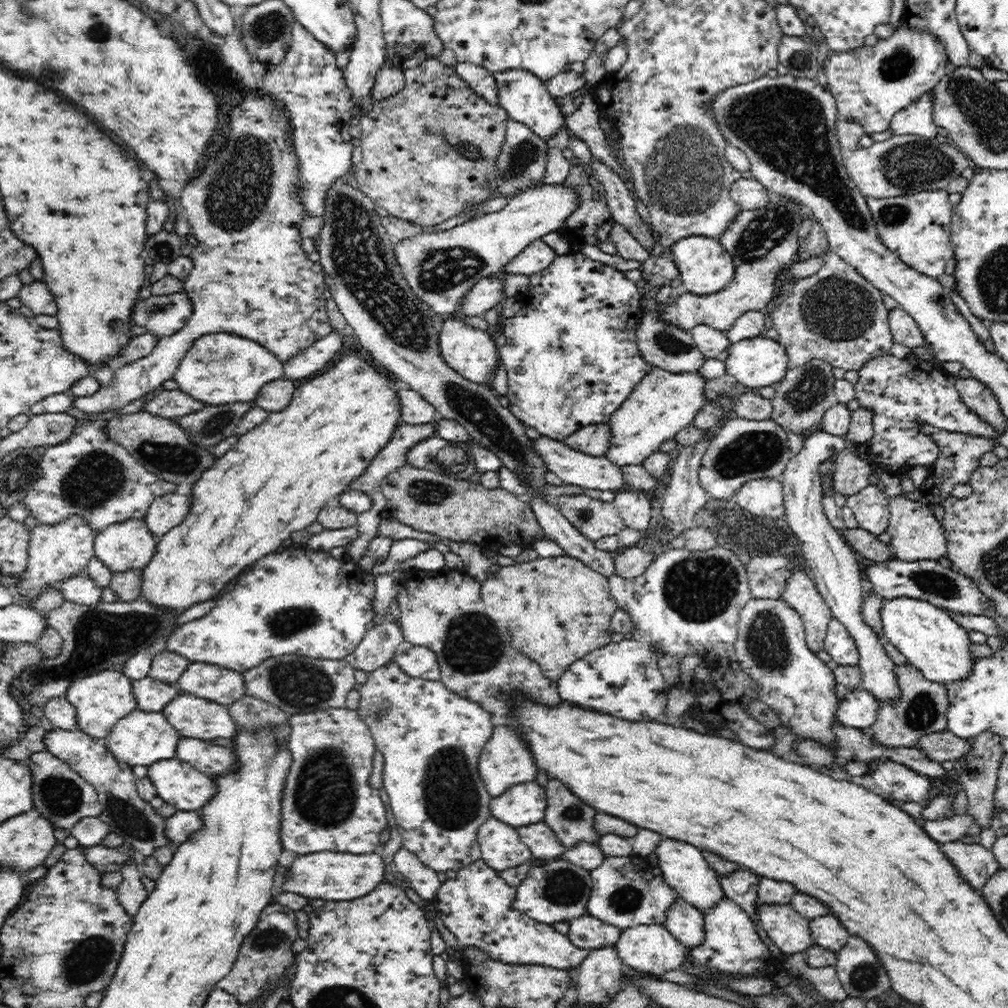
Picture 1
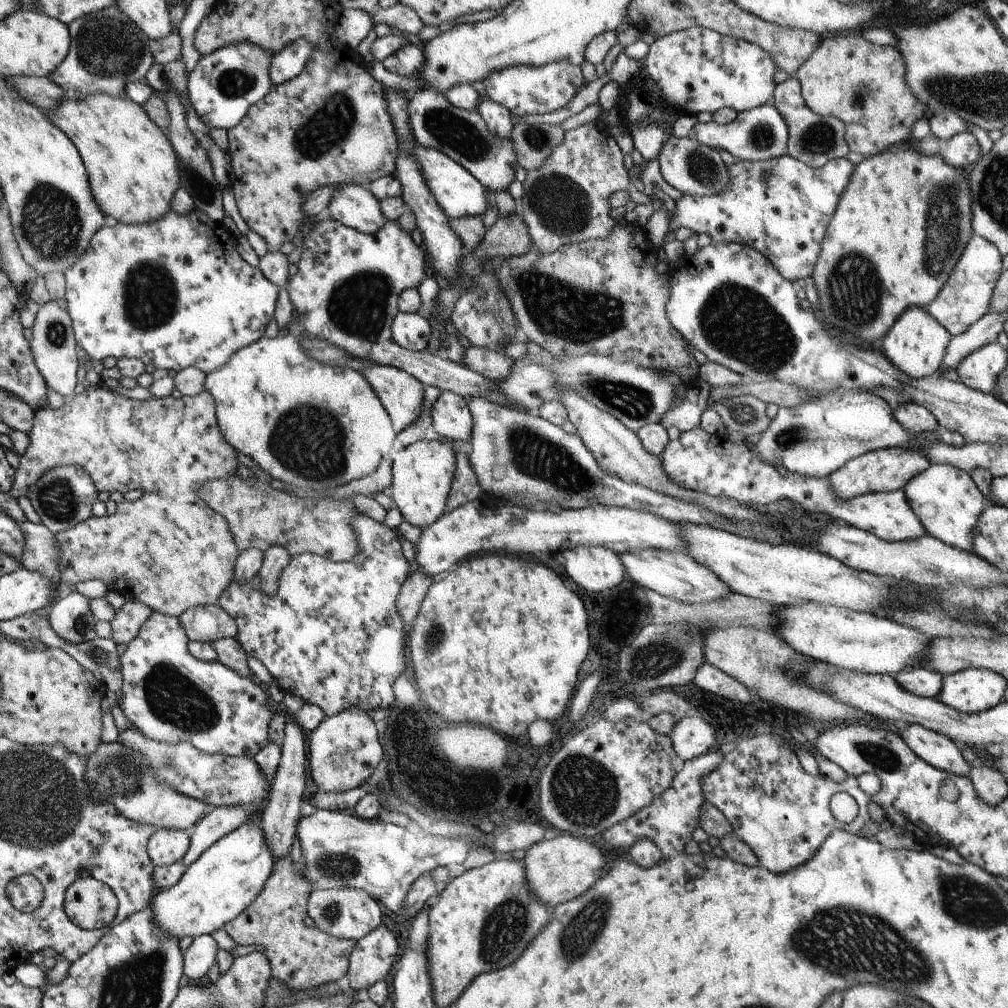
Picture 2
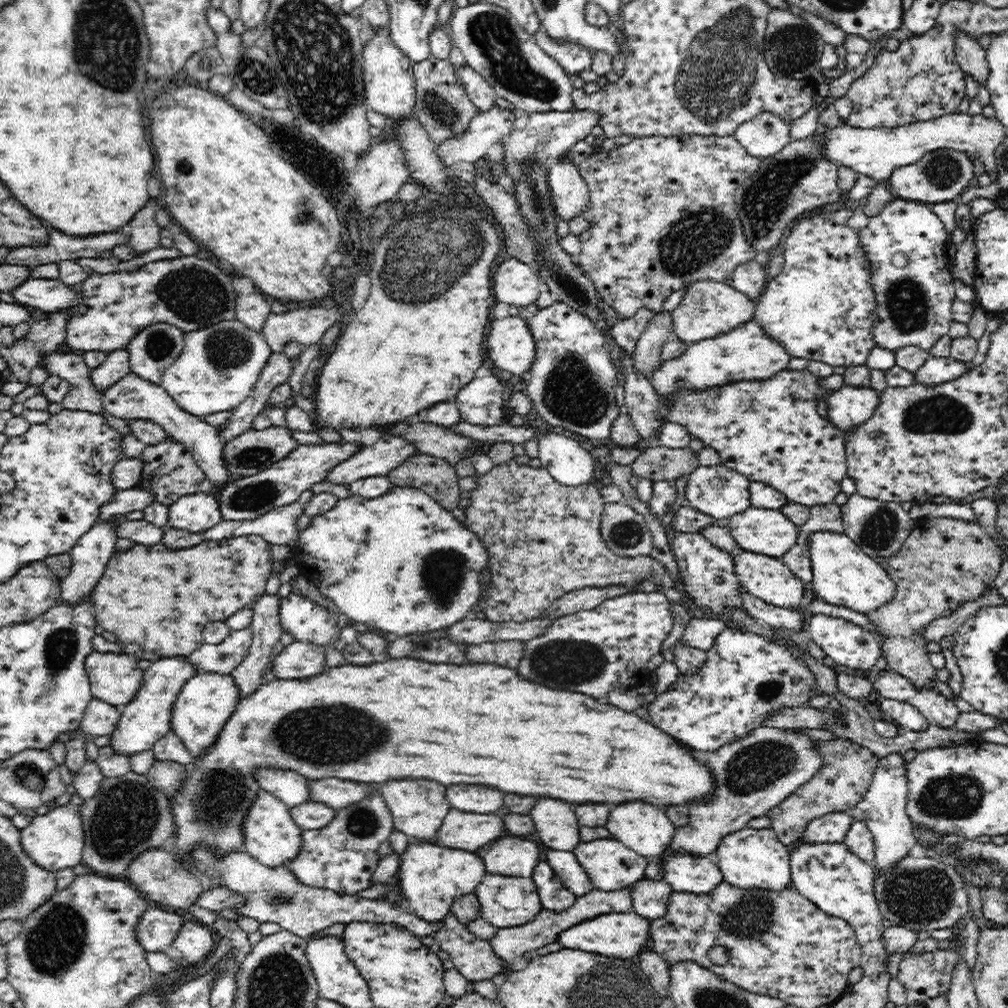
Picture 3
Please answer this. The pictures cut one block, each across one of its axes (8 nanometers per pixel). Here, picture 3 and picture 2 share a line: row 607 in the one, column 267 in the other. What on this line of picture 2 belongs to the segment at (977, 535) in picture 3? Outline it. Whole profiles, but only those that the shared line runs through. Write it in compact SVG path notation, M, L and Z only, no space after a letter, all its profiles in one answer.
M291 856L279 858L272 868L271 878L255 902L223 928L236 945L258 946L260 952L271 960L271 976L284 982L292 992L310 990L346 976L351 954L358 942L336 938L324 934L316 926L304 924L304 918L308 916L312 884L304 878L301 868L300 863L294 864Z

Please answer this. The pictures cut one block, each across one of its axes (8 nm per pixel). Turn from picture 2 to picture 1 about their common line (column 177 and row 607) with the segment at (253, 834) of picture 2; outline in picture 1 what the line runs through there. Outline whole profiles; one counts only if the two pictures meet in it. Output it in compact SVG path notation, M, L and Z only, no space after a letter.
M884 599L880 610L883 634L926 680L948 685L961 683L973 674L976 659L971 656L970 630L956 623L944 609L916 599Z

